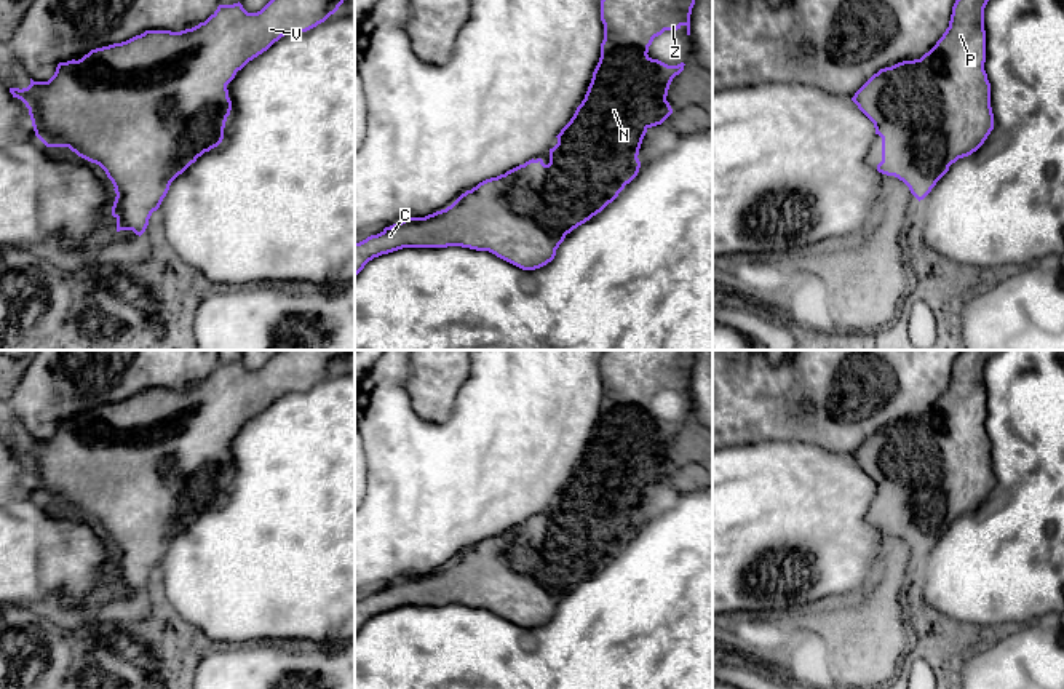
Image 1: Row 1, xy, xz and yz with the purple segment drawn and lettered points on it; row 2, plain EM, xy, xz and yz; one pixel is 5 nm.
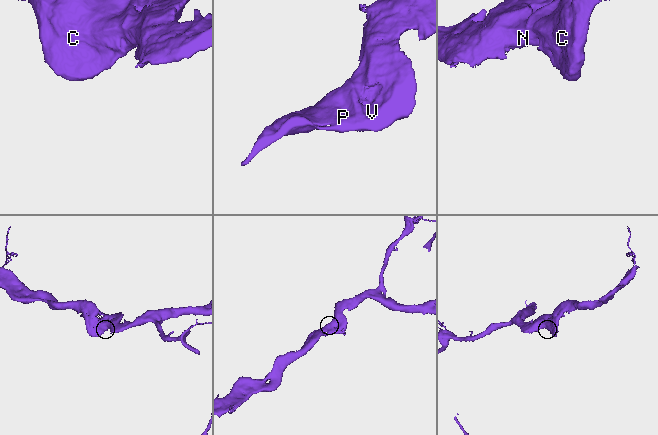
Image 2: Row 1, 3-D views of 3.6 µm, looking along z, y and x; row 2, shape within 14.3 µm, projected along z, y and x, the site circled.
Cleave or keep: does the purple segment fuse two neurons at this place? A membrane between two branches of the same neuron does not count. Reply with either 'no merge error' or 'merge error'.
no merge error

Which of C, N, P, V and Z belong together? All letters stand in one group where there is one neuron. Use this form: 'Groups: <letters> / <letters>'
Groups: C N P V Z

